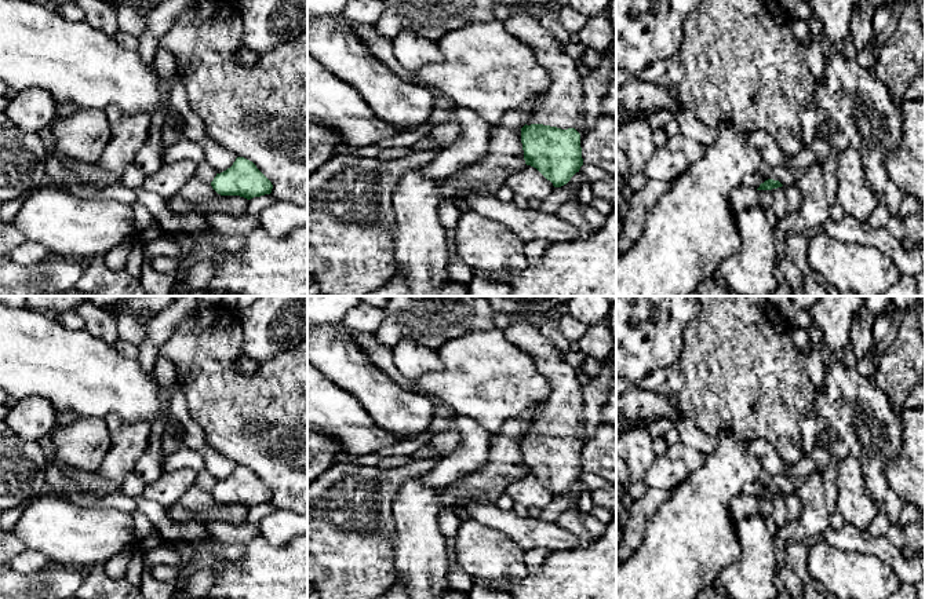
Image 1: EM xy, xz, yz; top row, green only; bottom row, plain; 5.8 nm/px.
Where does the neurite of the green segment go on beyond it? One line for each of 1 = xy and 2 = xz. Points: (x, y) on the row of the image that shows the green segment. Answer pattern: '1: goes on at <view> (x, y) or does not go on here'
1: does not go on here
2: goes on at xz (561, 106)

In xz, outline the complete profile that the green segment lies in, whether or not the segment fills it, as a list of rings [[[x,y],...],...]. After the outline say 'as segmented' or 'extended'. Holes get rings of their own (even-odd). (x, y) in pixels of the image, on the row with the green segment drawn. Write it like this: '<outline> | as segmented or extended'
[[[514,12],[502,23],[532,47],[550,74],[549,91],[536,102],[536,123],[521,128],[521,143],[525,164],[536,168],[554,187],[561,187],[583,165],[580,134],[575,129],[585,101],[578,61],[565,52],[565,40],[556,39],[528,14]]] | extended

